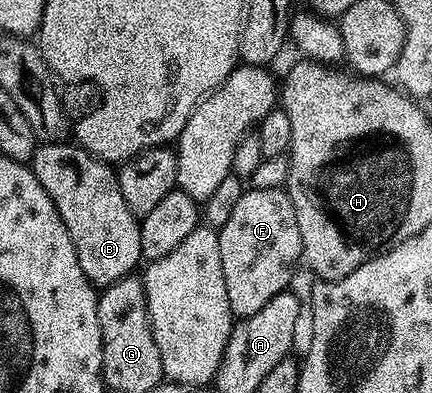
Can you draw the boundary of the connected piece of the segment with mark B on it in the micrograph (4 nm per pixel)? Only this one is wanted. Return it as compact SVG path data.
M69 141L41 143L33 152L31 166L35 177L39 177L39 185L47 189L47 197L51 197L63 225L67 225L71 245L75 245L75 257L79 257L79 269L83 269L87 281L91 281L98 289L104 289L122 279L124 275L134 274L138 270L137 263L142 262L139 245L141 224L138 216L133 215L131 209L127 209L127 201L123 201L117 171L110 164L96 159L88 151L84 151L79 145L74 145Z

